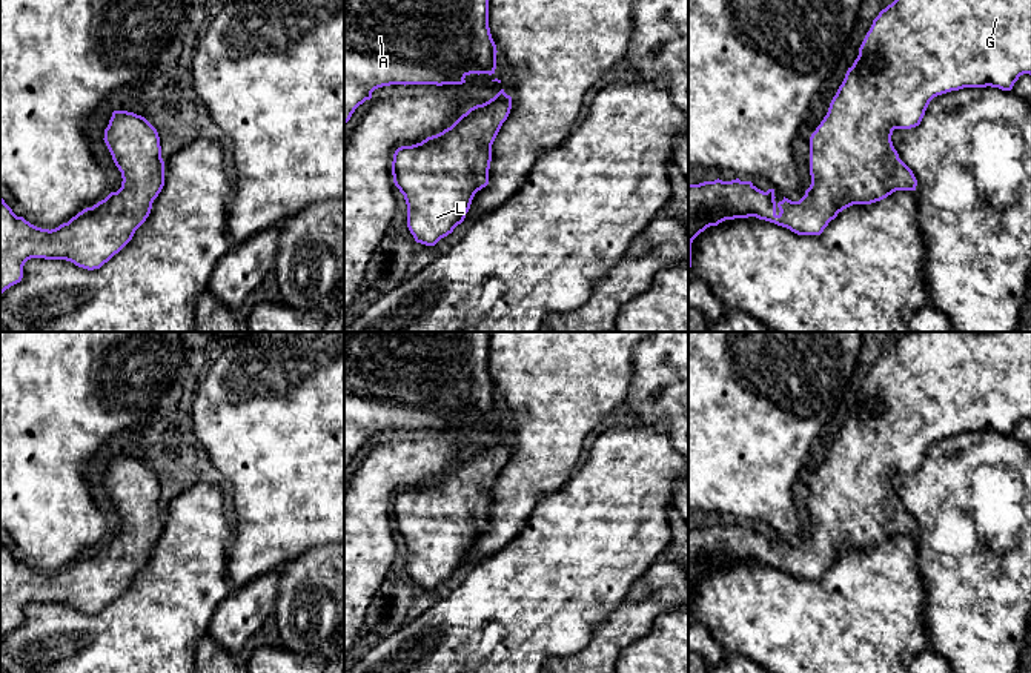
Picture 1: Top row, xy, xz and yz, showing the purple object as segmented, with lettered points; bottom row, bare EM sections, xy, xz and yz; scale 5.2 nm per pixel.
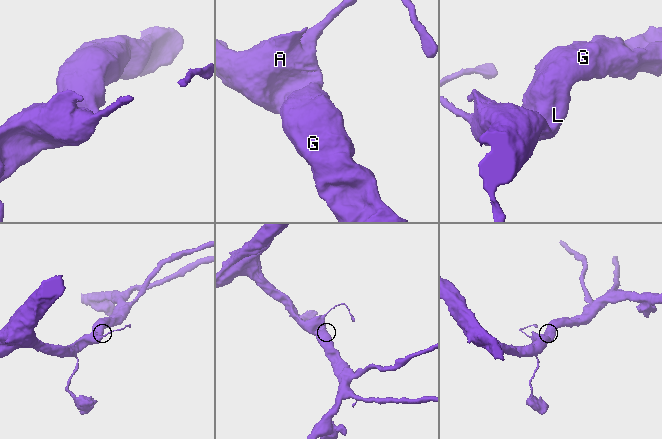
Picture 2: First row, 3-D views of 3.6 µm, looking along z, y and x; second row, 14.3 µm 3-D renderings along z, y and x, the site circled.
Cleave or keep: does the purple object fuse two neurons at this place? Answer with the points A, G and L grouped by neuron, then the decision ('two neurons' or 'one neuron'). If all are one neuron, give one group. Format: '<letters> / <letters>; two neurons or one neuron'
A G L; one neuron

